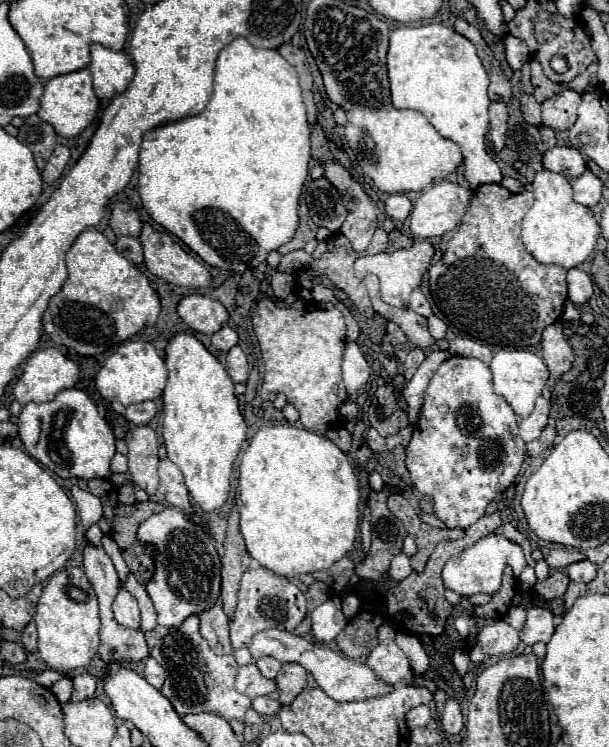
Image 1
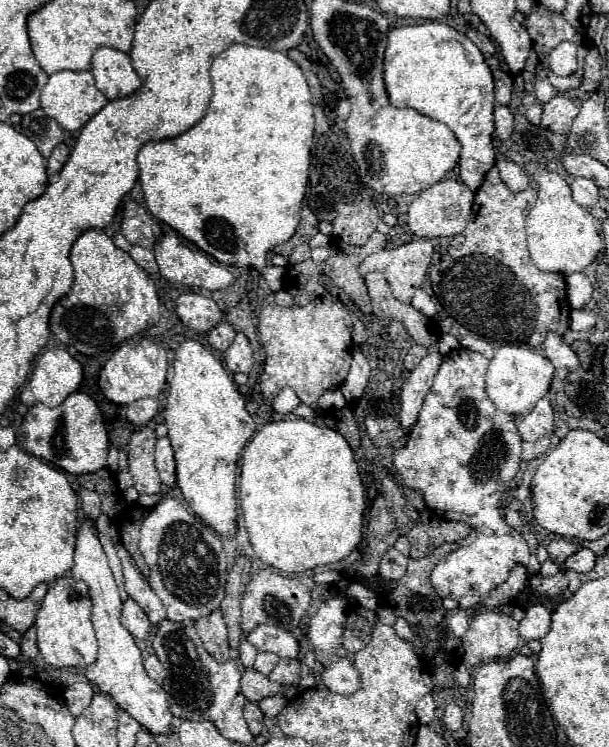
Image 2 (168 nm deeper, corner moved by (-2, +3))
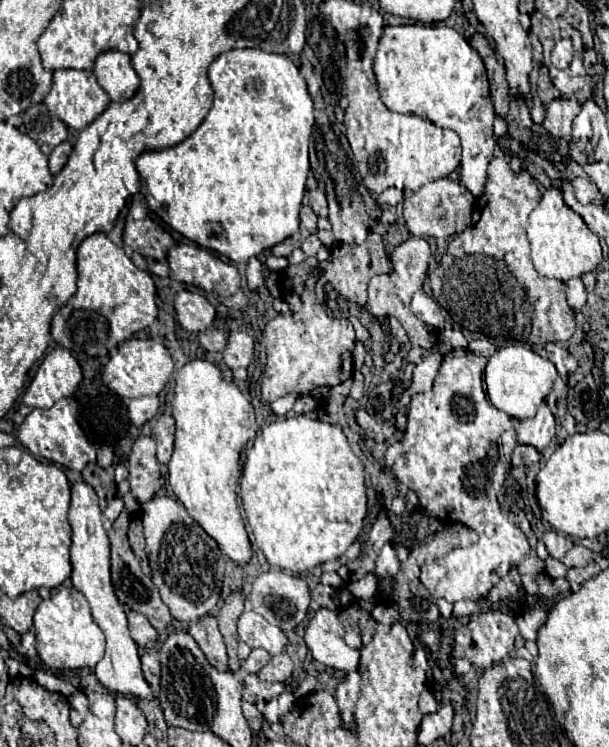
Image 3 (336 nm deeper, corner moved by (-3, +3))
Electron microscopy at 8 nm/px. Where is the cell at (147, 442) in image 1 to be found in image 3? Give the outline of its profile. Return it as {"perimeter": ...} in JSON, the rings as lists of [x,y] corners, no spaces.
{"perimeter":[[[140,436],[128,458],[130,492],[142,504],[162,488],[162,474],[156,460],[156,444],[150,436]]]}

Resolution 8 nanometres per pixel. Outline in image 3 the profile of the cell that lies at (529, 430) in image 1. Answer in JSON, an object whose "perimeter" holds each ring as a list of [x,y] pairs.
{"perimeter":[[[542,404],[534,418],[520,420],[516,424],[518,444],[528,444],[528,446],[536,448],[538,452],[542,452],[552,442],[554,436],[556,436],[556,424],[554,424],[554,416],[552,416],[548,404]]]}

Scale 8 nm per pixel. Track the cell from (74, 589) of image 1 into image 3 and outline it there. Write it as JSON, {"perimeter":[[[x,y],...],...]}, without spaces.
{"perimeter":[[[62,584],[50,592],[50,600],[44,600],[34,614],[36,652],[50,670],[78,670],[94,668],[104,652],[104,636],[98,624],[92,620],[86,598],[70,584]]]}

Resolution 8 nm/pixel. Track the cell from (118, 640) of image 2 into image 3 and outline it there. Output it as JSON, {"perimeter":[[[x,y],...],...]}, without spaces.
{"perimeter":[[[72,482],[70,488],[72,488],[72,500],[70,500],[70,510],[68,510],[68,520],[72,526],[72,548],[70,548],[72,584],[88,600],[94,622],[100,626],[100,630],[106,636],[106,652],[94,670],[96,678],[102,686],[106,686],[112,692],[118,692],[124,696],[126,694],[140,696],[140,698],[150,700],[152,690],[146,684],[142,670],[140,670],[138,646],[130,638],[124,608],[122,604],[118,604],[118,598],[114,596],[114,586],[110,582],[110,540],[102,526],[102,512],[98,508],[98,496],[94,488],[86,482]]]}

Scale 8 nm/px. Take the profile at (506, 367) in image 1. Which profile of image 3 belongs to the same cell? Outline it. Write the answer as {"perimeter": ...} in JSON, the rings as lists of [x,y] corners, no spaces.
{"perimeter":[[[522,344],[507,345],[502,347],[488,360],[486,372],[484,372],[484,382],[486,382],[486,394],[488,400],[502,412],[506,412],[510,418],[516,420],[526,420],[534,418],[538,406],[544,402],[548,392],[552,390],[552,384],[556,380],[558,372],[554,364],[530,348]]]}

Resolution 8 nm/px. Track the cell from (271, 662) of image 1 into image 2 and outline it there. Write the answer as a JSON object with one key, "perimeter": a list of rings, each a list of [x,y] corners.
{"perimeter":[[[259,652],[259,654],[257,654],[257,660],[255,660],[255,668],[257,668],[261,674],[269,676],[269,674],[273,672],[273,668],[277,666],[277,662],[279,662],[279,656],[277,656],[277,654]]]}

